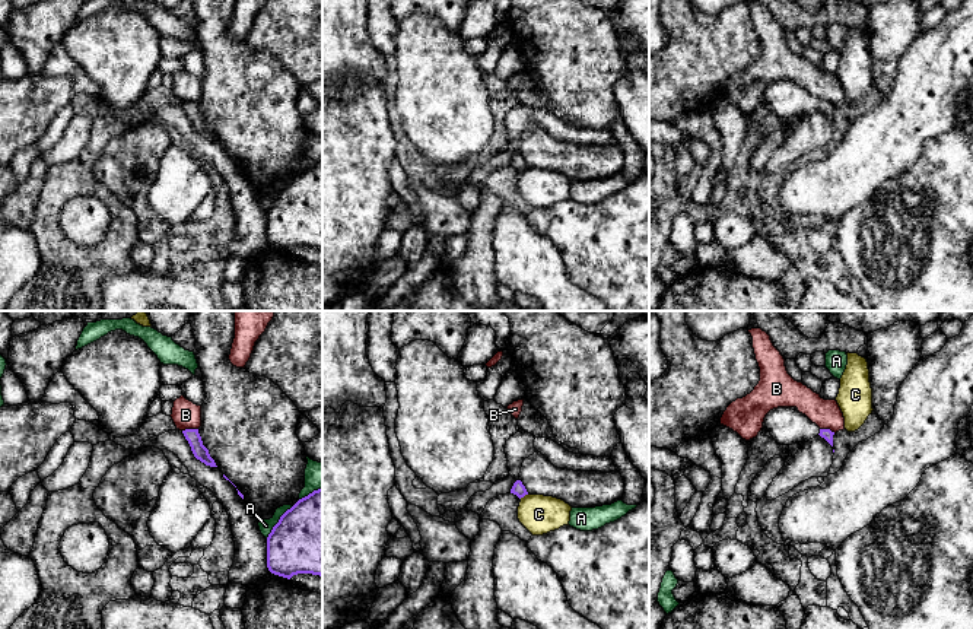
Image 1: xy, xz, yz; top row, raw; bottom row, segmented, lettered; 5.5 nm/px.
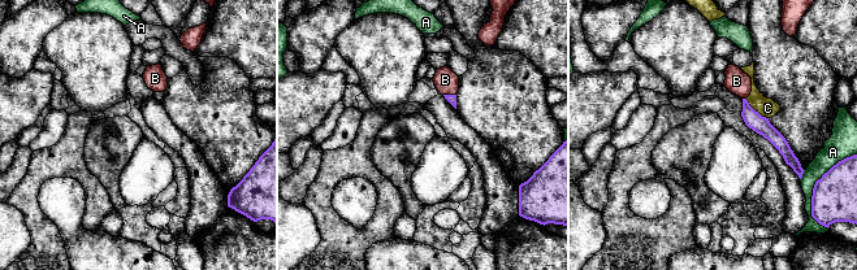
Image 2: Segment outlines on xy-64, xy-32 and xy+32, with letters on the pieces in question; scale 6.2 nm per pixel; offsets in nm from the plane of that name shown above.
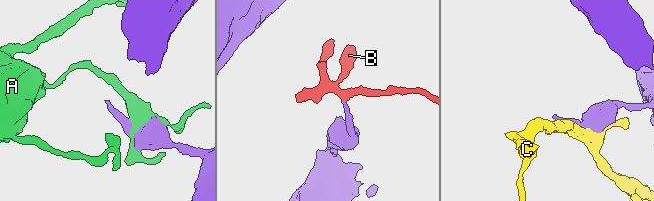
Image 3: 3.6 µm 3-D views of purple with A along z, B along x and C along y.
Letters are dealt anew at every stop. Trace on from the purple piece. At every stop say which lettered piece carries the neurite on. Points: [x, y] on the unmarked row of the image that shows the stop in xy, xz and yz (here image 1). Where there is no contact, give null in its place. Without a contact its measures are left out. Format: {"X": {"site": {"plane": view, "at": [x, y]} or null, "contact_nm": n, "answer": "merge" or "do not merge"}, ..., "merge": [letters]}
{"A": {"site": {"plane": "xy", "at": [279, 194]}, "contact_nm": 220, "answer": "do not merge"}, "B": {"site": {"plane": "xy", "at": [190, 102]}, "contact_nm": 90, "answer": "do not merge"}, "C": {"site": {"plane": "xz", "at": [524, 168]}, "contact_nm": 60, "answer": "do not merge"}, "merge": []}

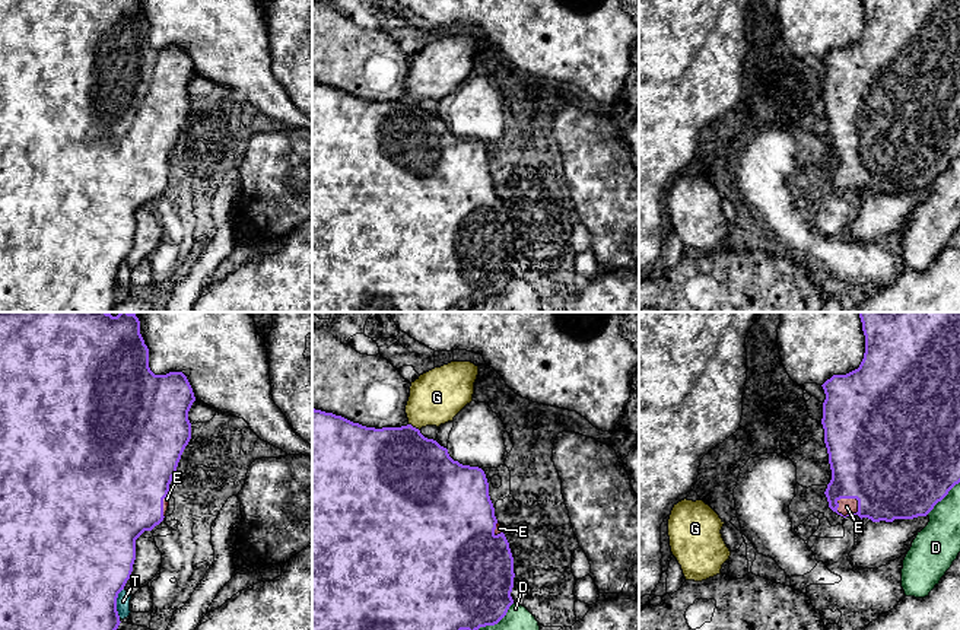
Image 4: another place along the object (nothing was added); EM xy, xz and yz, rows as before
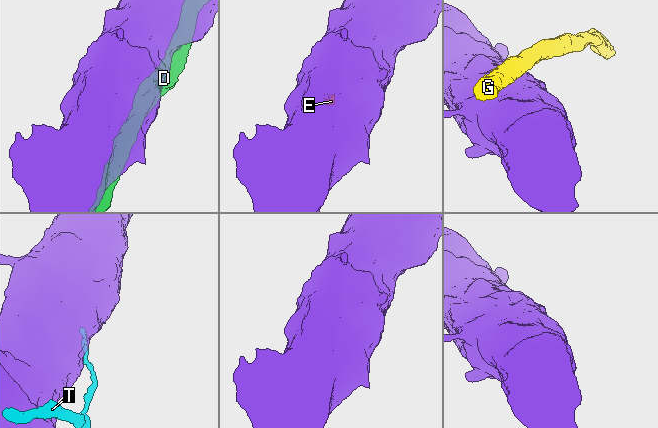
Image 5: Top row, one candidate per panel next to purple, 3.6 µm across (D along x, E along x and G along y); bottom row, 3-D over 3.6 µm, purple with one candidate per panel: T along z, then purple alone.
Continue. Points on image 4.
{"D": {"site": {"plane": "xz", "at": [493, 298]}, "contact_nm": 300, "answer": "do not merge"}, "E": {"site": {"plane": "yz", "at": [852, 171]}, "contact_nm": 140, "answer": "merge"}, "G": {"site": {"plane": "xz", "at": [415, 101]}, "contact_nm": 80, "answer": "do not merge"}, "T": {"site": {"plane": "xy", "at": [115, 276]}, "contact_nm": 170, "answer": "do not merge"}, "merge": ["E"]}

